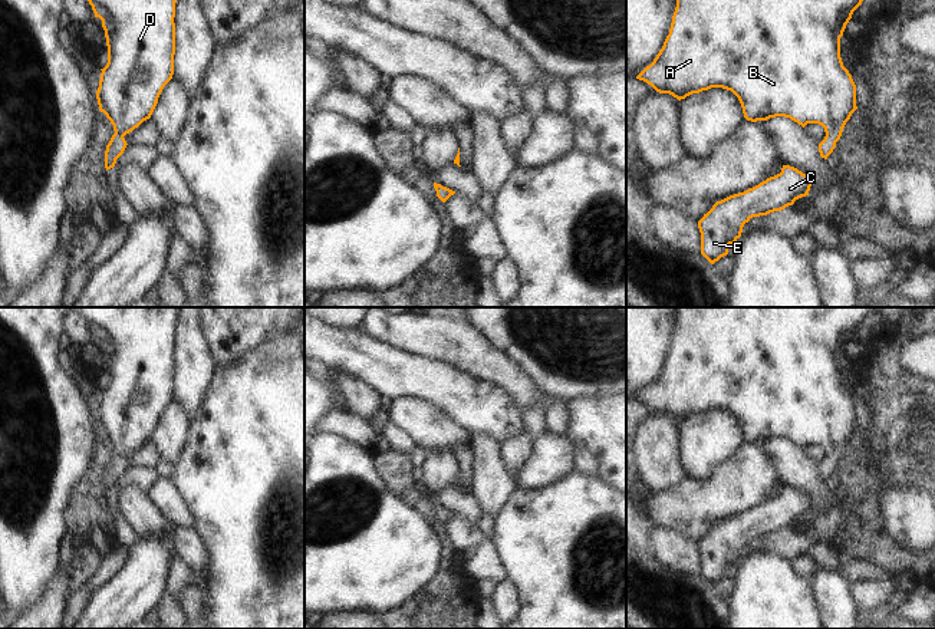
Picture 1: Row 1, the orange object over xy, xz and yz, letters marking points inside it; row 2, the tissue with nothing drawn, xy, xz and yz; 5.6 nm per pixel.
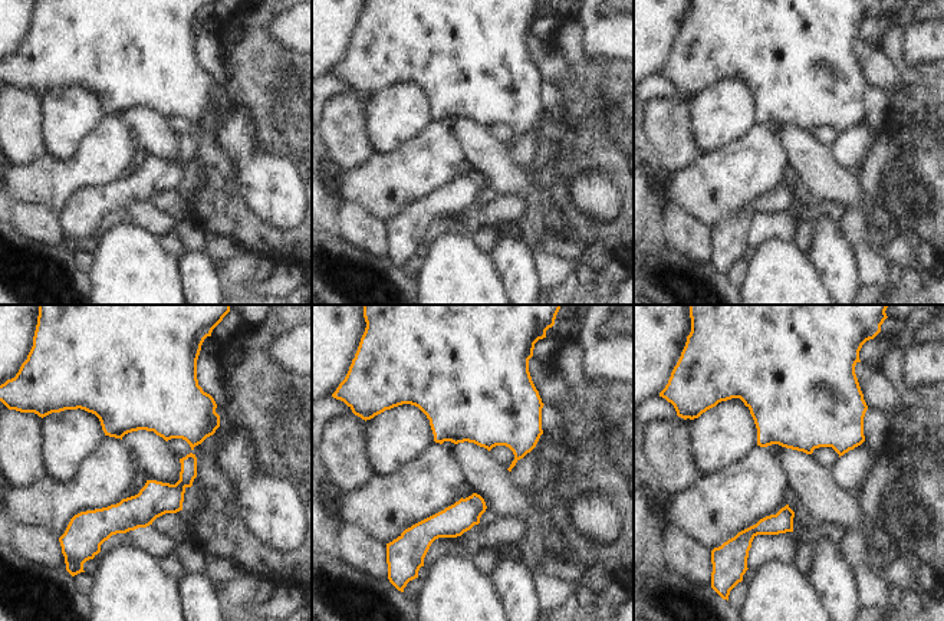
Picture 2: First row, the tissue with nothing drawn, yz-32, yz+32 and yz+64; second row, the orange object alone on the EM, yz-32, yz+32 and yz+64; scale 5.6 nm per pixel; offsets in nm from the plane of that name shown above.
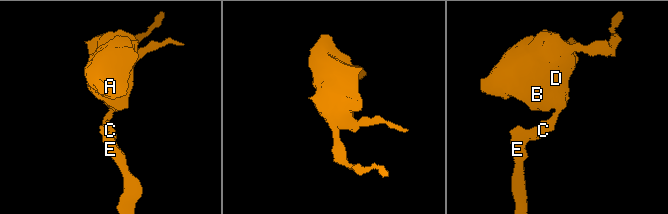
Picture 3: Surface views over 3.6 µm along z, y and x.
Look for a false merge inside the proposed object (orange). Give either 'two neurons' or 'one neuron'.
one neuron

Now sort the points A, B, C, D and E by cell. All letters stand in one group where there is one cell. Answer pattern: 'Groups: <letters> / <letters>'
Groups: A B C D E.

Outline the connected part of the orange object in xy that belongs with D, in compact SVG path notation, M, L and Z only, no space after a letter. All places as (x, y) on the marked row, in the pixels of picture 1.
M88 0L102 20L108 63L101 73L99 111L113 125L106 171L126 148L125 135L149 119L174 75L177 0Z

